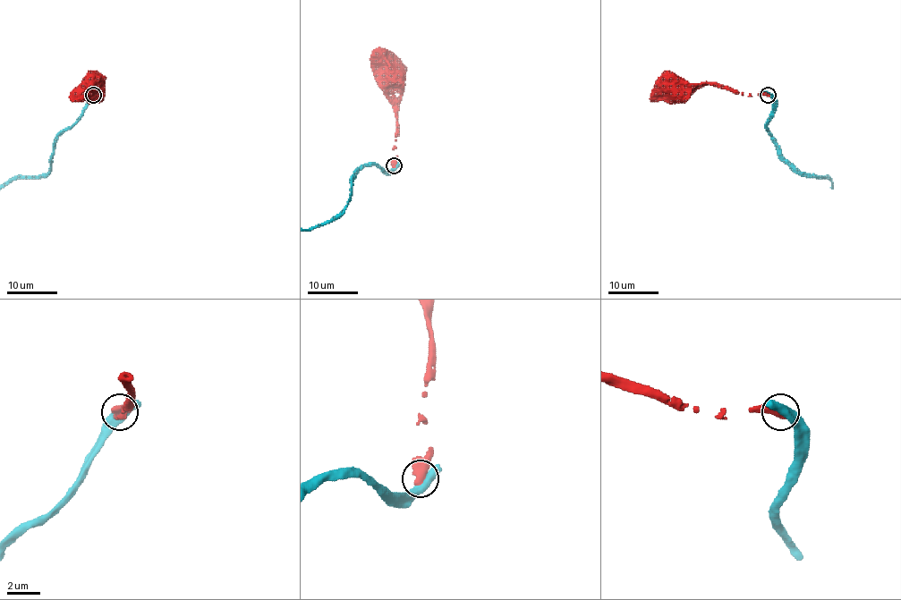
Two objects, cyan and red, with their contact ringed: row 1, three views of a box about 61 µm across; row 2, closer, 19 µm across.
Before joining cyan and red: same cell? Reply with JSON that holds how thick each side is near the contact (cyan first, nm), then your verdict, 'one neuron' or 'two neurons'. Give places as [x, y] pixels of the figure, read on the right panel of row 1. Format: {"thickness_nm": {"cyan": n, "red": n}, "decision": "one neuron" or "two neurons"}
{"thickness_nm": {"cyan": 480, "red": 600}, "decision": "two neurons"}

